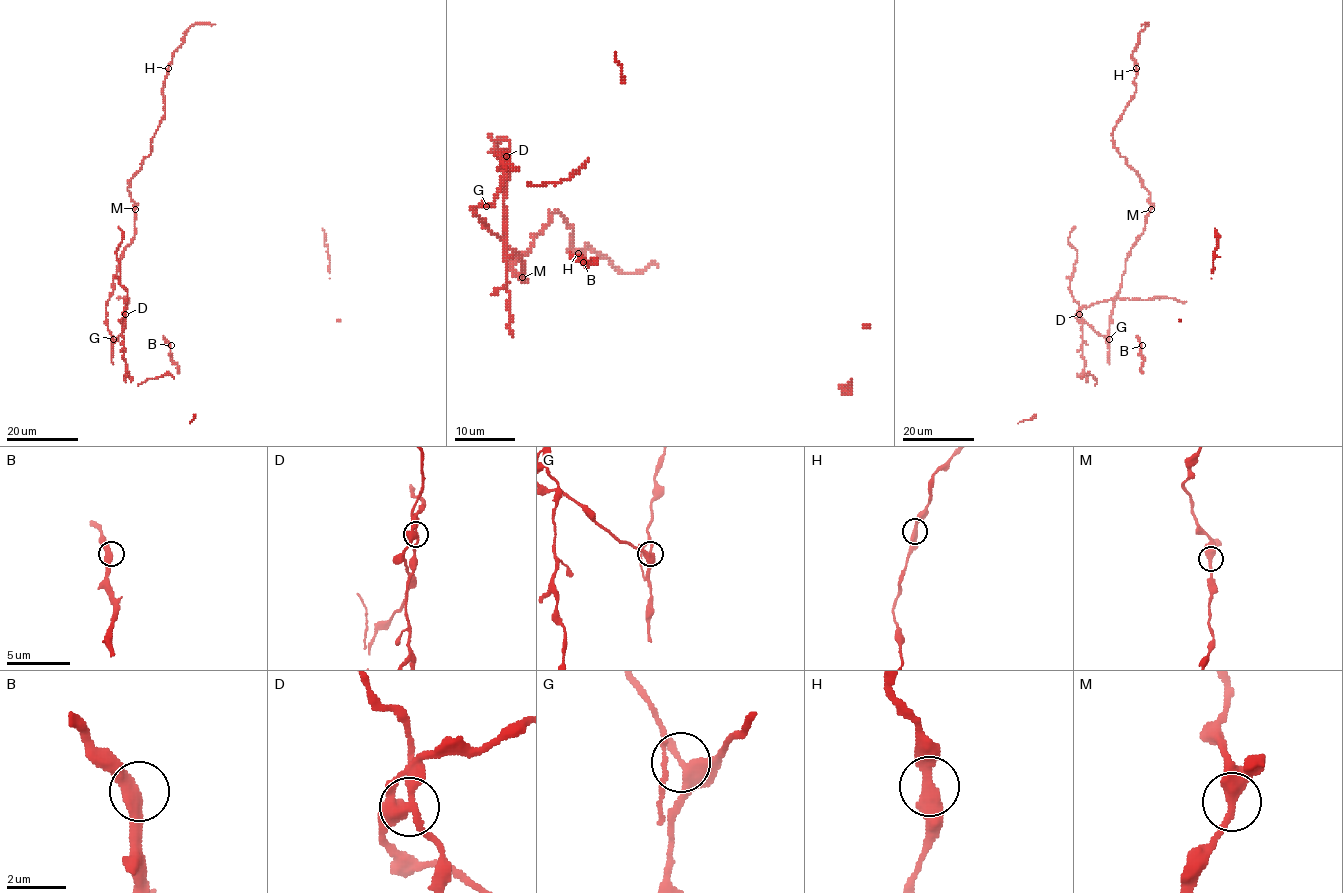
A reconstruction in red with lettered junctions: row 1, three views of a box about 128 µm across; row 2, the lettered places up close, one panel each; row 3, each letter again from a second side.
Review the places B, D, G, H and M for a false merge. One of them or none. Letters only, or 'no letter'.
D

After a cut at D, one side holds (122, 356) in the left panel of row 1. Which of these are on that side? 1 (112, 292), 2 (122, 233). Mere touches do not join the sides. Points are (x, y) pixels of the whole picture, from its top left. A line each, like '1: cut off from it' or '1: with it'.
1: cut off from it
2: with it

